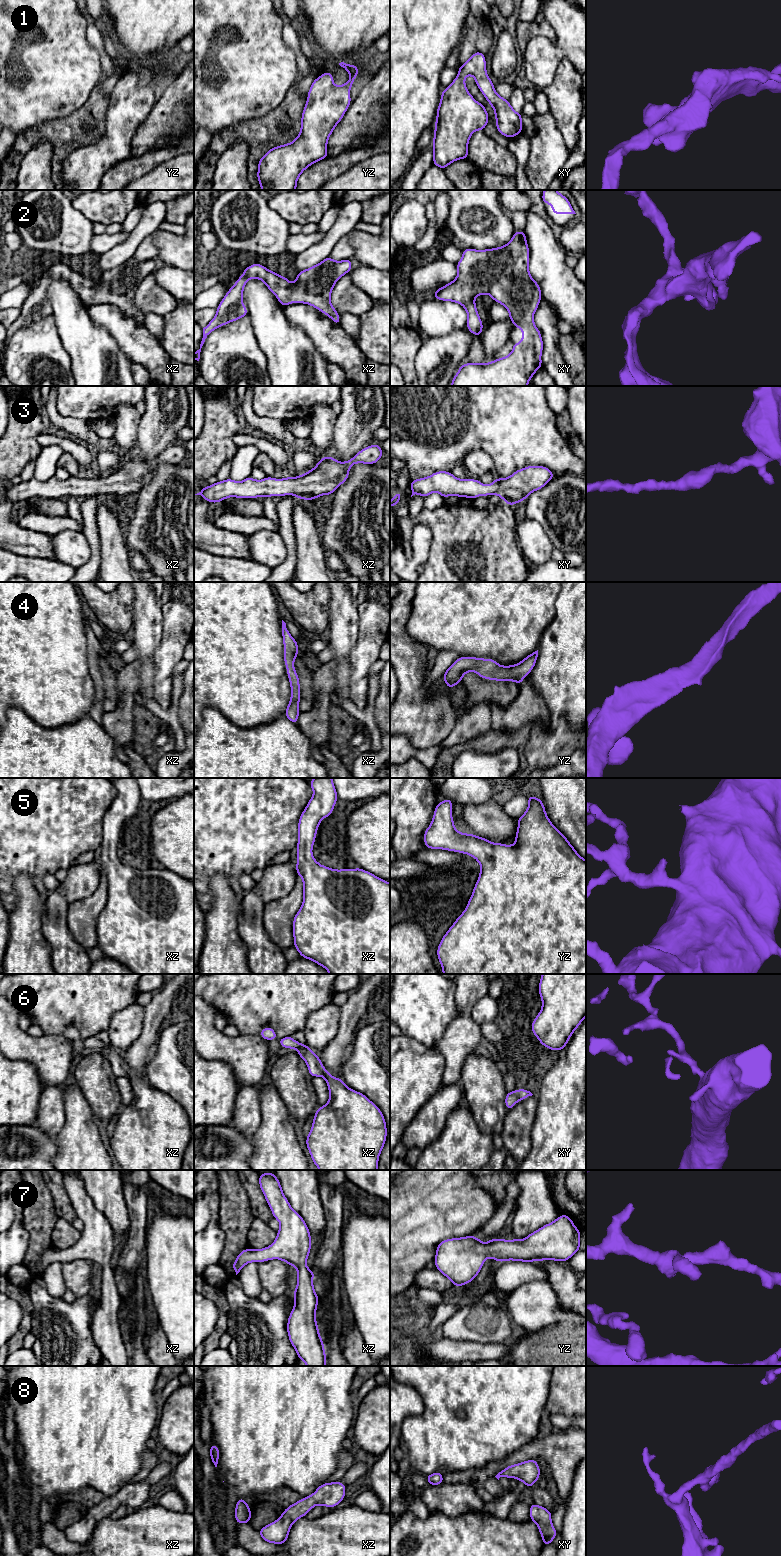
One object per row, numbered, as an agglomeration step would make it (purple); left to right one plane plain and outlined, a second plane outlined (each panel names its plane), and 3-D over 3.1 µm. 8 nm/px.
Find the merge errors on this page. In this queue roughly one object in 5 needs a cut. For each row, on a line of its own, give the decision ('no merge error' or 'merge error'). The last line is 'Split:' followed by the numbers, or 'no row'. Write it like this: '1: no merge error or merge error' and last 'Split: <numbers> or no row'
1: no merge error
2: no merge error
3: no merge error
4: no merge error
5: no merge error
6: no merge error
7: no merge error
8: no merge error
Split: no row

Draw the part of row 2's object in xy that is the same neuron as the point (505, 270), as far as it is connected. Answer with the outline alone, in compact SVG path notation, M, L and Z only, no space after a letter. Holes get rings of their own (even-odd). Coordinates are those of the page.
M515 230L510 242L504 246L485 250L464 249L461 260L456 264L457 277L432 295L438 300L461 304L468 315L466 327L475 336L480 336L484 329L475 298L485 293L490 295L494 302L505 306L514 327L522 329L522 341L513 344L512 352L508 356L486 364L461 365L451 381L451 386L528 386L529 380L542 367L543 341L533 317L543 297L540 286L529 273L529 260L525 230L522 232Z

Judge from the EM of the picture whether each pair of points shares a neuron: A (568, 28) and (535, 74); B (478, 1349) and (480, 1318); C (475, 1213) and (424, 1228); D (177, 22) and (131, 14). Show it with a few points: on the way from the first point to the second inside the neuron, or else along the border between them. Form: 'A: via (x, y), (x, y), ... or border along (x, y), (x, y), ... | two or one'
A: via (567, 39), (543, 63) | one
B: border along (455, 1339), (490, 1343), (502, 1342) | two
C: via (462, 1213), (439, 1213), (437, 1215) | one
D: via (166, 14), (142, 14) | one

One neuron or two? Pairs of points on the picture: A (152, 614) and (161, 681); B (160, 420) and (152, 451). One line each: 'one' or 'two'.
A: two
B: one

